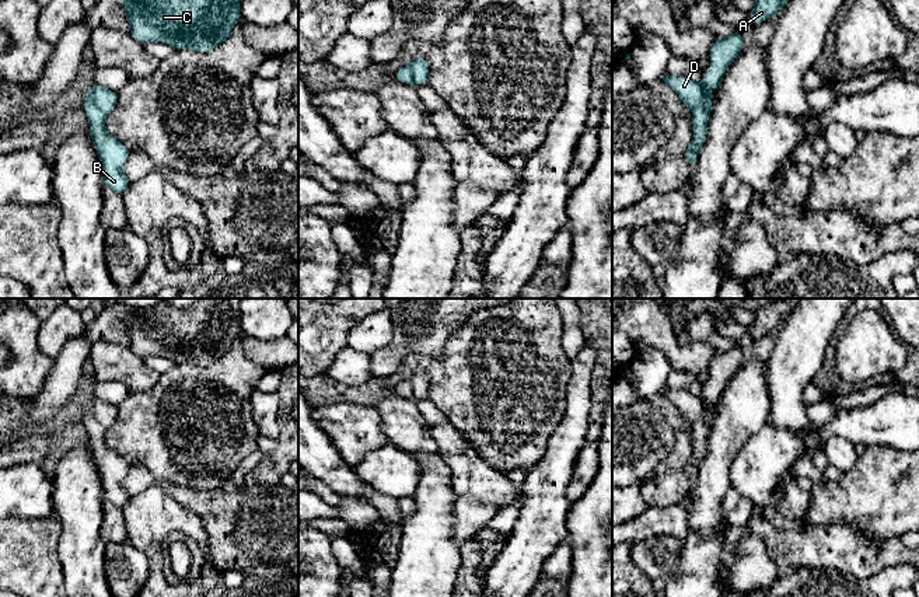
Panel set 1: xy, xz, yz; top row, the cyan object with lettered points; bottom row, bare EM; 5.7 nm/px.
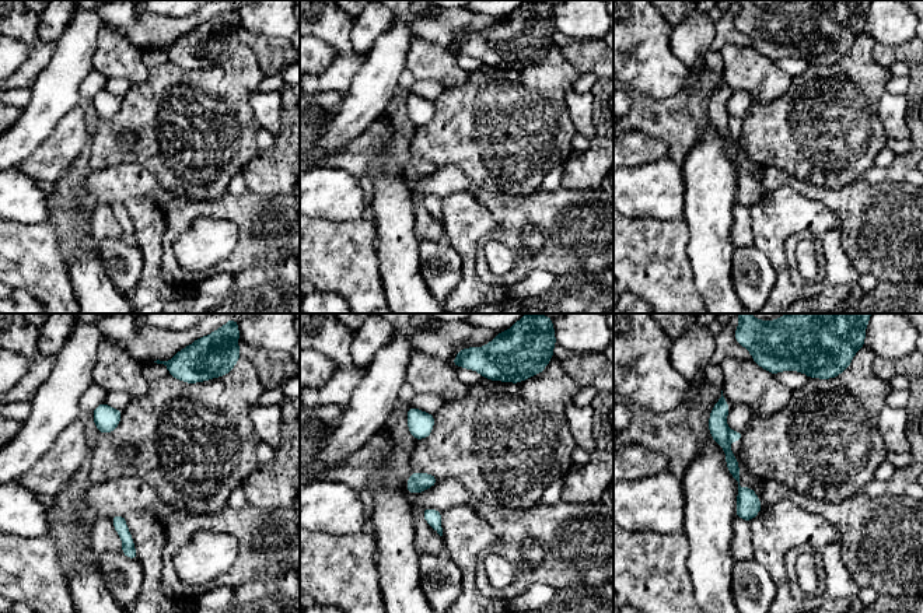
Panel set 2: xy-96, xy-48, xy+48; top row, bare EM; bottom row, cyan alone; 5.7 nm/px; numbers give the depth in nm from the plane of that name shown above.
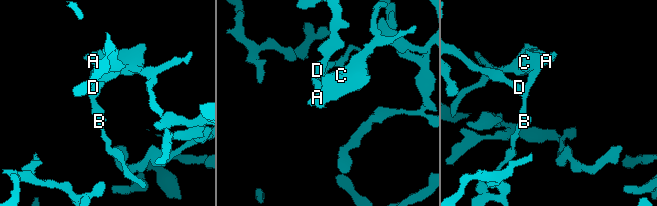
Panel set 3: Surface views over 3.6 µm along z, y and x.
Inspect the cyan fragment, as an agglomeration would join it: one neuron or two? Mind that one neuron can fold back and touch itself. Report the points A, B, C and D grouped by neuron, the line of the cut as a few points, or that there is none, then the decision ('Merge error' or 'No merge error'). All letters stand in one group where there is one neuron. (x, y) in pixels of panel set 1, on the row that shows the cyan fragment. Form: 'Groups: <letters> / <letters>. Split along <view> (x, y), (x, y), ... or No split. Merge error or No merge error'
Groups: A B C / D. Split along xy (94, 83), (94, 103), (104, 115). Merge error

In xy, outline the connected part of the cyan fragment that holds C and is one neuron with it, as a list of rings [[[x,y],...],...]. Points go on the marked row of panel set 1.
[[[123,0],[119,7],[130,21],[129,34],[141,45],[161,42],[199,53],[223,43],[241,21],[240,0]]]

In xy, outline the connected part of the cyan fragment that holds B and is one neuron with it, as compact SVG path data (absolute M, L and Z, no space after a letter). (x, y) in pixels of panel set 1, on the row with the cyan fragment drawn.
M94 85L84 94L84 111L88 116L90 136L104 172L104 185L123 195L130 182L122 168L130 150L106 132L105 115L94 101L92 88Z

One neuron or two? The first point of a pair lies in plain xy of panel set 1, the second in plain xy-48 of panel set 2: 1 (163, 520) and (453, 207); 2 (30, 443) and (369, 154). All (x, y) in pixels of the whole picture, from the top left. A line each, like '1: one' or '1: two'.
1: one
2: one

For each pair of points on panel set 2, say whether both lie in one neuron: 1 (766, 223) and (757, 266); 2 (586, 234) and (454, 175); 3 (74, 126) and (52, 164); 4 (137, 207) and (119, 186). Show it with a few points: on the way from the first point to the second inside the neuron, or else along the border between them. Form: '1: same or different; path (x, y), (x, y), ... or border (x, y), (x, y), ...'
1: different; border (752, 244), (771, 261), (776, 272), (776, 280)
2: same; path (553, 213), (507, 210), (486, 196)
3: same; path (70, 136), (56, 154)
4: different; border (125, 200), (130, 198), (151, 199), (161, 210)

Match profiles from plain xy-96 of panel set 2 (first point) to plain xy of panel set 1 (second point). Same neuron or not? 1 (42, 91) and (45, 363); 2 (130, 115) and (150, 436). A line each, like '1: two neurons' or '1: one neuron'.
1: two neurons
2: one neuron

